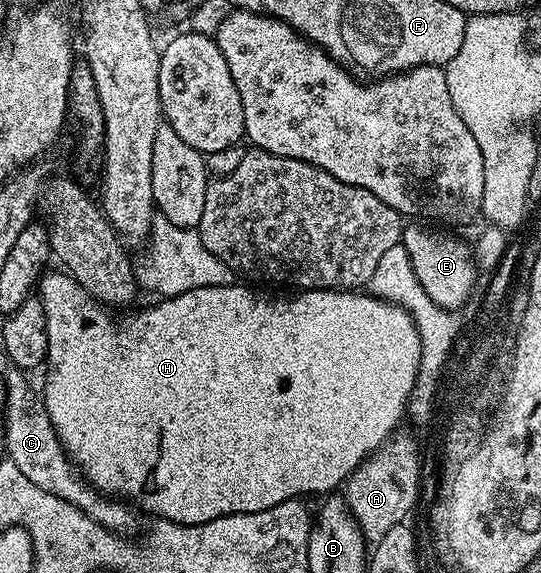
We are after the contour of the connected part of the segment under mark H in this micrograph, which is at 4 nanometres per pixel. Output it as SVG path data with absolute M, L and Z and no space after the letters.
M60 271L60 273L44 272L37 281L37 296L43 303L45 319L47 320L47 386L41 389L43 405L47 408L49 419L57 433L57 439L63 444L63 450L71 458L71 464L78 472L86 477L93 488L99 490L104 495L114 495L128 503L134 503L140 510L152 513L152 518L172 521L175 525L200 525L209 523L218 517L225 515L237 515L238 513L256 513L265 511L269 507L277 507L286 501L306 498L306 493L330 494L338 490L347 481L348 477L368 456L375 452L379 446L386 443L388 437L400 428L399 420L403 413L408 412L409 402L412 400L412 393L415 384L420 377L420 361L423 359L423 341L419 338L419 329L415 326L415 320L402 305L395 305L392 301L385 301L381 297L372 295L367 291L344 291L342 289L305 289L298 295L299 297L266 297L263 293L254 293L251 289L239 283L232 283L223 286L203 286L197 290L185 291L175 297L156 300L156 305L151 305L148 309L143 309L140 313L135 313L132 317L127 317L124 321L114 321L110 317L108 310L102 304L91 297L74 280L70 273Z

